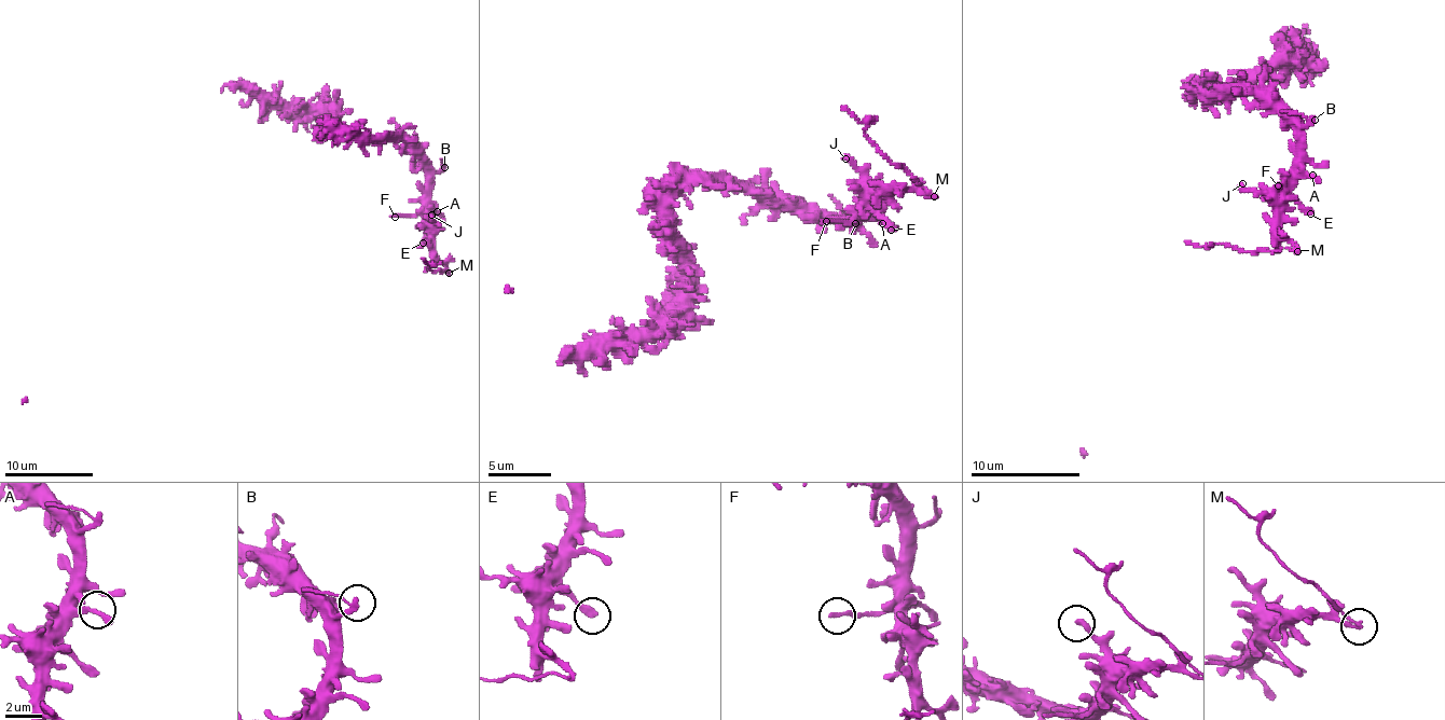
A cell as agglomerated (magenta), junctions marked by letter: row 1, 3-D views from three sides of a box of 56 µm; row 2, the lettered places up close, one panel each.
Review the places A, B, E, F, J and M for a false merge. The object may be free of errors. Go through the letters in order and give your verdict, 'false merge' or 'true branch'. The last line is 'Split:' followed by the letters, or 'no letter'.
A: true branch
B: true branch
E: true branch
F: true branch
J: true branch
M: false merge
Split: M

